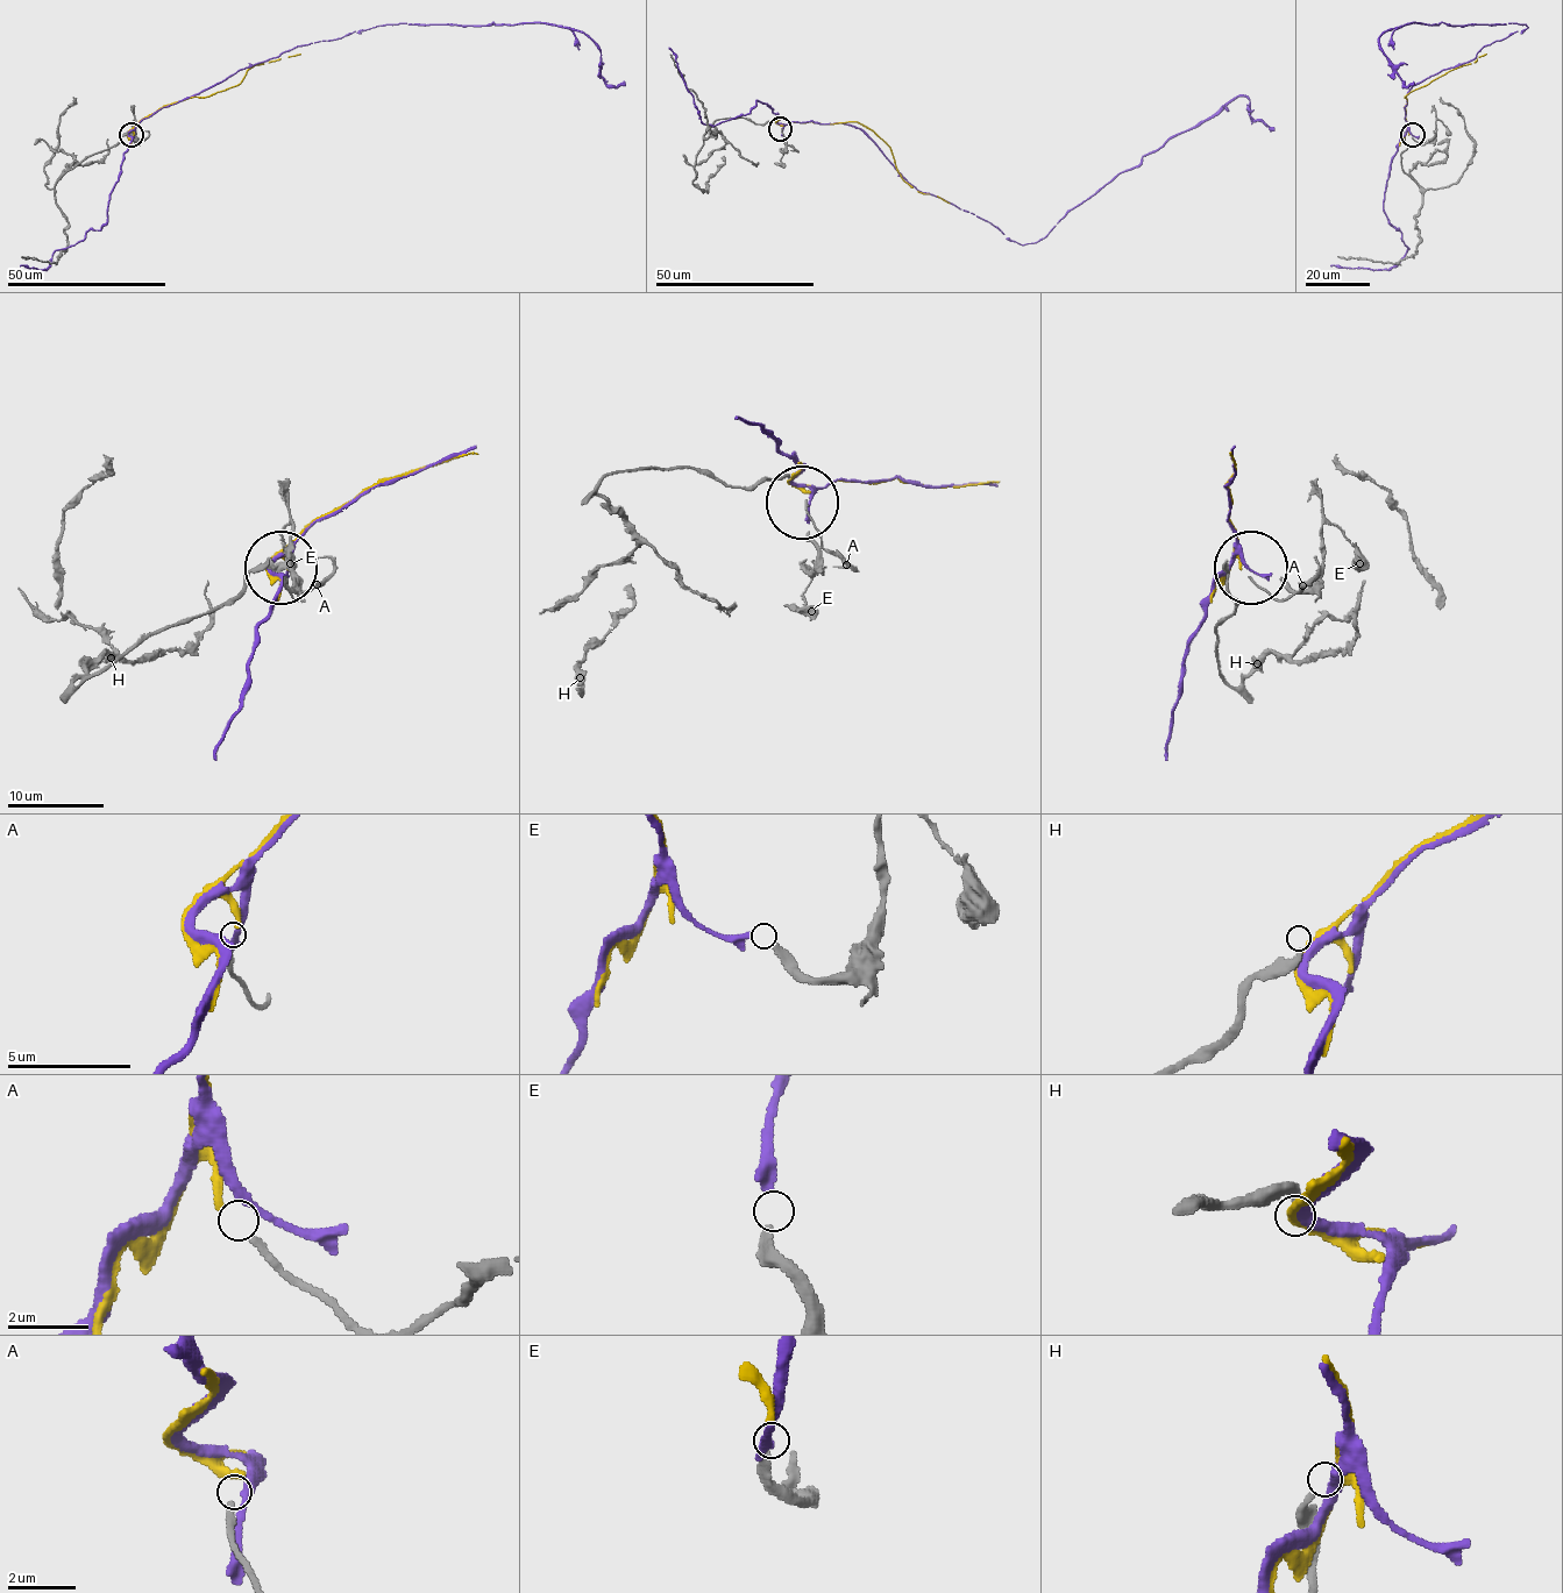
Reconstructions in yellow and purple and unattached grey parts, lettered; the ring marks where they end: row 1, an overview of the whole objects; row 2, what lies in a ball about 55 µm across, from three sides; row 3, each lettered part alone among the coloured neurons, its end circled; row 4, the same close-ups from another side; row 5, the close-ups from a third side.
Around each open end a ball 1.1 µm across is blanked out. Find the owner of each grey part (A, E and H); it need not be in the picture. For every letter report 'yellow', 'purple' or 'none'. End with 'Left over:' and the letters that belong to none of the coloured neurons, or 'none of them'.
A: yellow
E: purple
H: none
Left over: H

